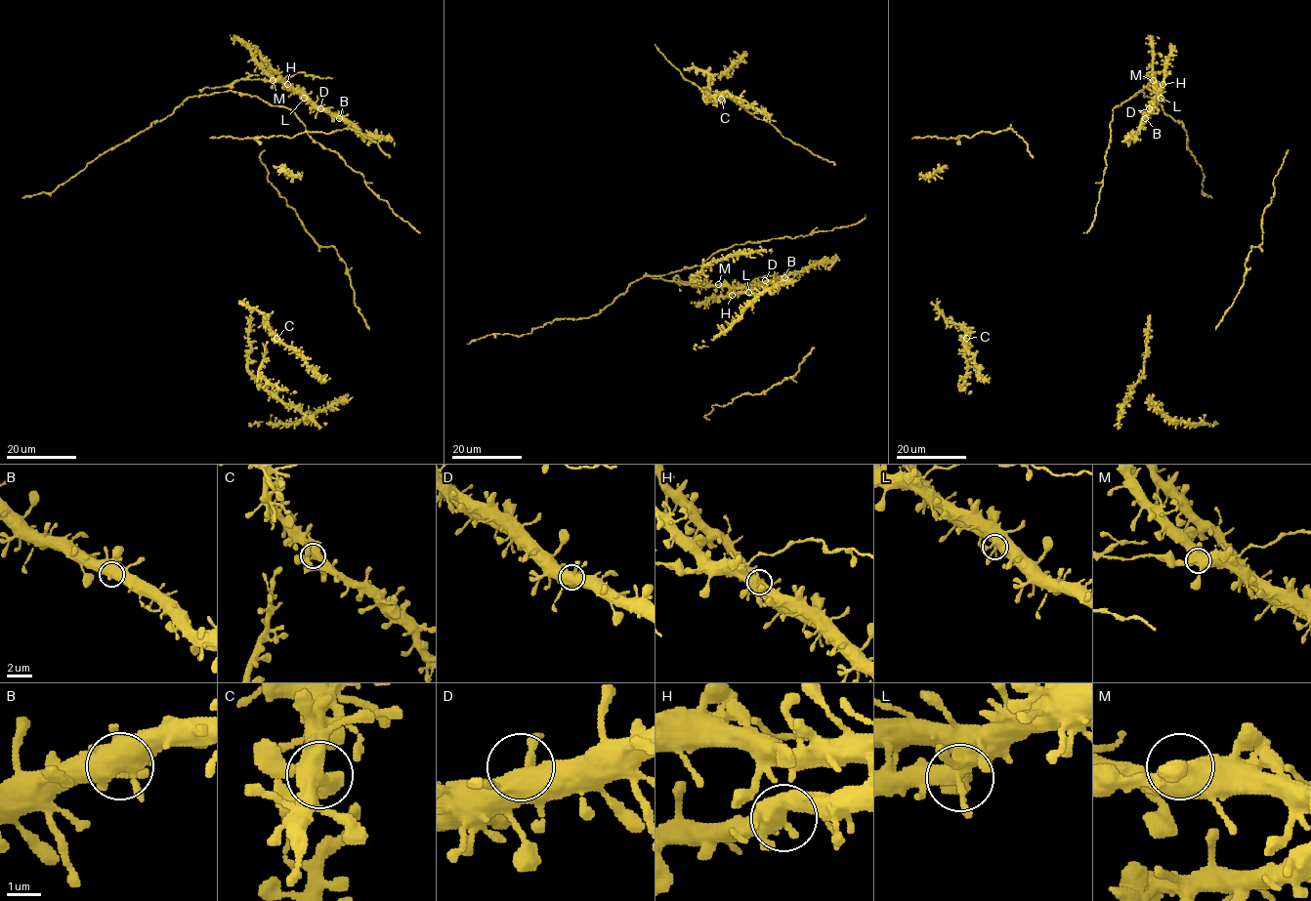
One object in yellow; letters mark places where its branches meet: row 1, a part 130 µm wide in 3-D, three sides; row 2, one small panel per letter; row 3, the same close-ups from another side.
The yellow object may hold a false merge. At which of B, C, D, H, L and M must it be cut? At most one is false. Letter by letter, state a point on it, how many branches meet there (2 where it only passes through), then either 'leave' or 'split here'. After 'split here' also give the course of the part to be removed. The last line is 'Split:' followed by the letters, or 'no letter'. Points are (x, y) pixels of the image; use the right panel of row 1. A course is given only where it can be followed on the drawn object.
B: at (1145, 118); 4 branches meet; leave
C: at (966, 338); 4 branches meet; leave
D: at (1149, 108); 5 branches meet; leave
H: at (1162, 84); 3 branches meet; leave
L: at (1161, 98); 4 branches meet; leave
M: at (1153, 80); 4 branches meet; split here; foreign part runs (1152, 80), (1155, 79), (1143, 90)
Split: M

